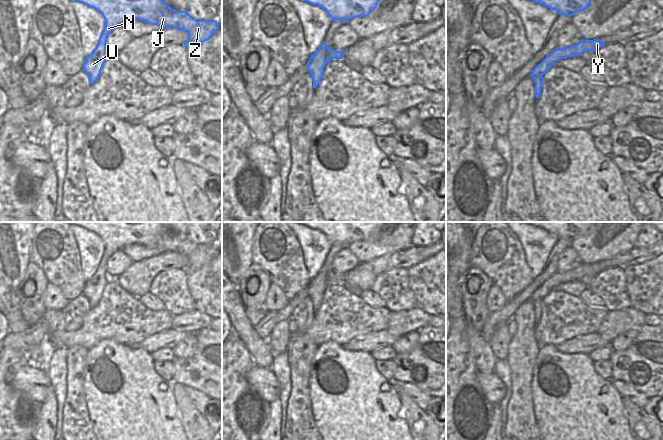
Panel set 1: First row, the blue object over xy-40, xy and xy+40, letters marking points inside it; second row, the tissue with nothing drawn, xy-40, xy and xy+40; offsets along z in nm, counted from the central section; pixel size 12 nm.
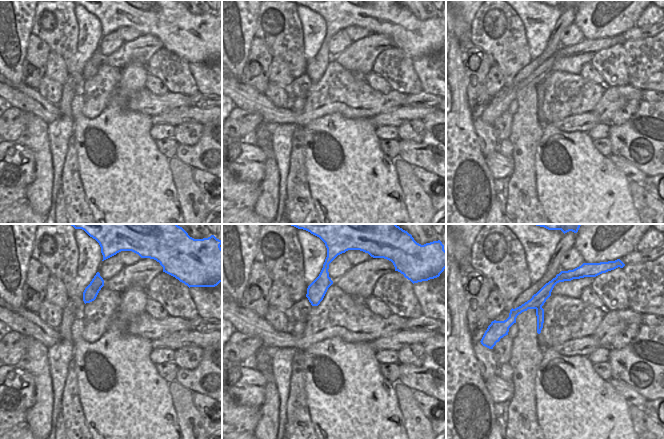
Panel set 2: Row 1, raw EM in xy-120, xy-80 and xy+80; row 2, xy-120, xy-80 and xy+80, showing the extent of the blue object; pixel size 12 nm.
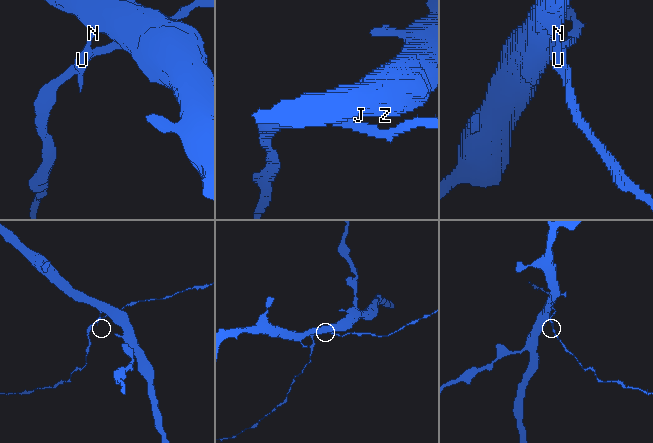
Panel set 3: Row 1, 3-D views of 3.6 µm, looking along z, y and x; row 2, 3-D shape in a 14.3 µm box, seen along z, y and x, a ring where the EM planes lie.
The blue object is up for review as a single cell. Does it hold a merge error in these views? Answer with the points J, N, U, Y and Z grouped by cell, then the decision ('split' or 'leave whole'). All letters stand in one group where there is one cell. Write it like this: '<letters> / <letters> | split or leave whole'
J N U Z / Y | split

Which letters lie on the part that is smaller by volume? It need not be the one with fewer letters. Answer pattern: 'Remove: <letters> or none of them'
Remove: Y

